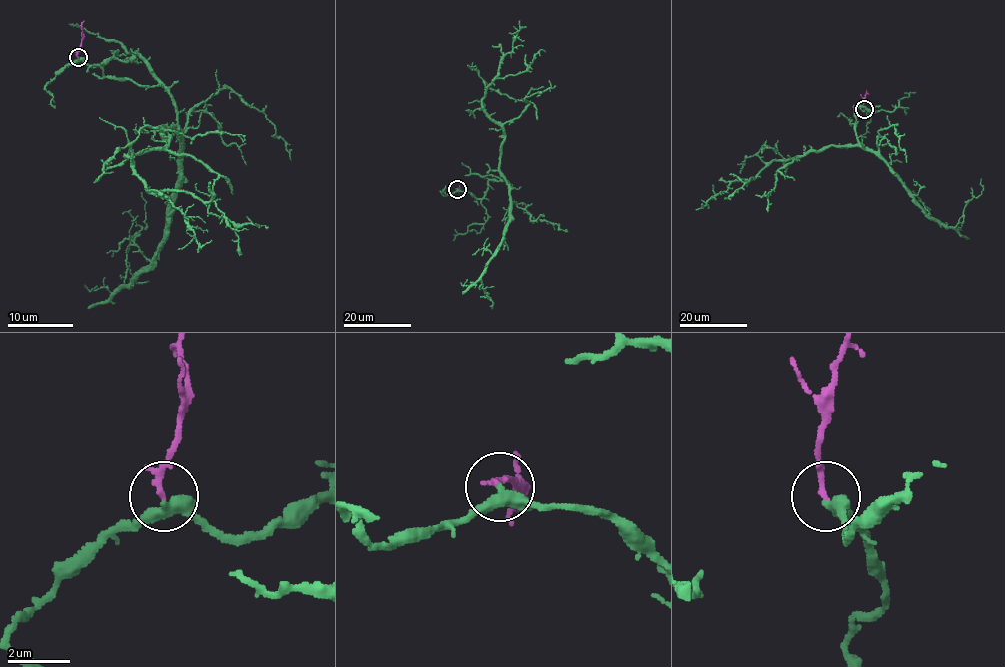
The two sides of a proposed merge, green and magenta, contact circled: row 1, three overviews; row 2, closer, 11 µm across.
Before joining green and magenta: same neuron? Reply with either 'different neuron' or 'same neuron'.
same neuron

